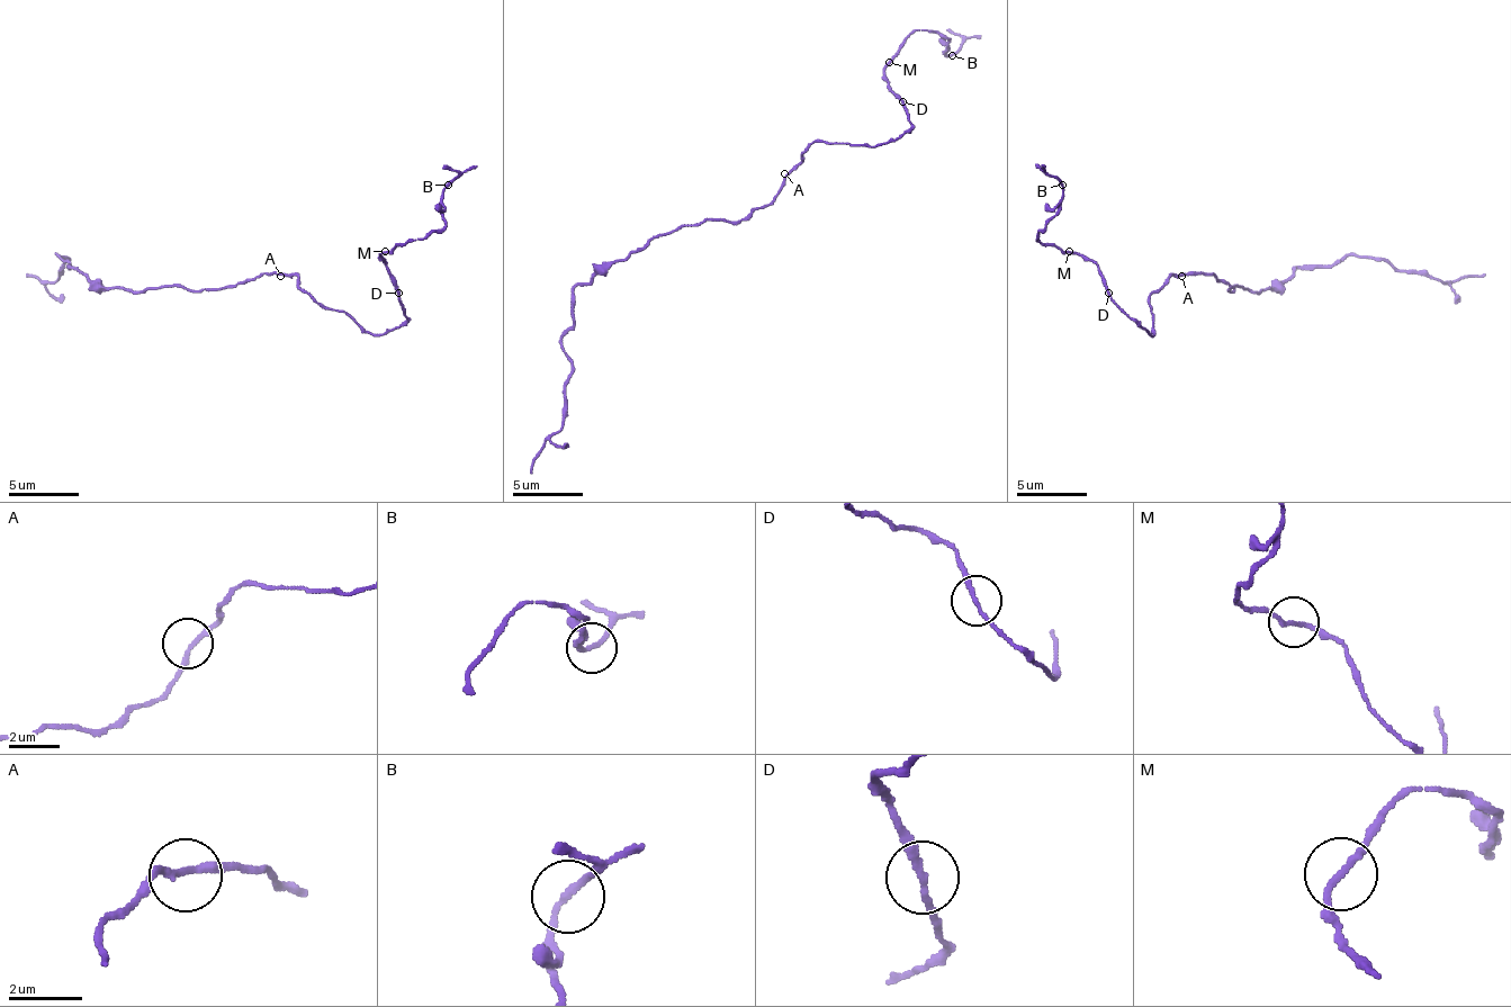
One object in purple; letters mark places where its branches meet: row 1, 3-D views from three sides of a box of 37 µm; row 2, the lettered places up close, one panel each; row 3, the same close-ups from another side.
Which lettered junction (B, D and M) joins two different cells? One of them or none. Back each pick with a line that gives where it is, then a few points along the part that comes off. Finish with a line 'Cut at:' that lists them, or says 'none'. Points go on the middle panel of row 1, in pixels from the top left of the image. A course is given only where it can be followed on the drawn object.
Cut at: none

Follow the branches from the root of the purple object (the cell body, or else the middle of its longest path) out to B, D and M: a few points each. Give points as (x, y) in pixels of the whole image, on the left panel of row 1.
B: (273, 272), (294, 276), (318, 304), (385, 335), (406, 317), (406, 307), (381, 254), (444, 223), (448, 185)
D: (273, 272), (294, 276), (318, 304), (347, 311), (375, 335), (392, 332), (406, 317), (406, 307), (399, 293)
M: (273, 272), (294, 276), (318, 304), (347, 311), (368, 332), (385, 335), (406, 317), (381, 258), (385, 251)

